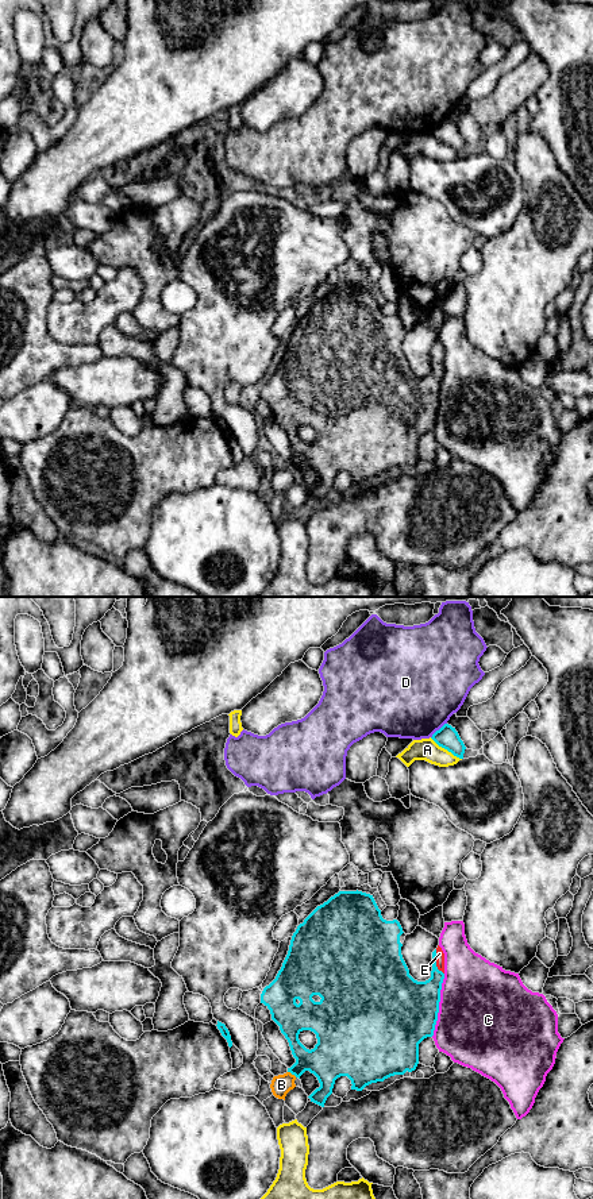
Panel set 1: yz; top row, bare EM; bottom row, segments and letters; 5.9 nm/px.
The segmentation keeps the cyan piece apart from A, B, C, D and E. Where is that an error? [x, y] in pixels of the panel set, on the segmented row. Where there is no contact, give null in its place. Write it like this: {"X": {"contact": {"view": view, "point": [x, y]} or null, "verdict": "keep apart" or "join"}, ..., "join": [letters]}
{"A": {"contact": {"view": "yz", "point": [446, 748]}, "verdict": "keep apart"}, "B": {"contact": {"view": "yz", "point": [292, 1074]}, "verdict": "keep apart"}, "C": {"contact": {"view": "yz", "point": [438, 1005]}, "verdict": "keep apart"}, "D": {"contact": {"view": "yz", "point": [439, 729]}, "verdict": "keep apart"}, "E": {"contact": {"view": "yz", "point": [435, 962]}, "verdict": "join"}, "join": ["E"]}

